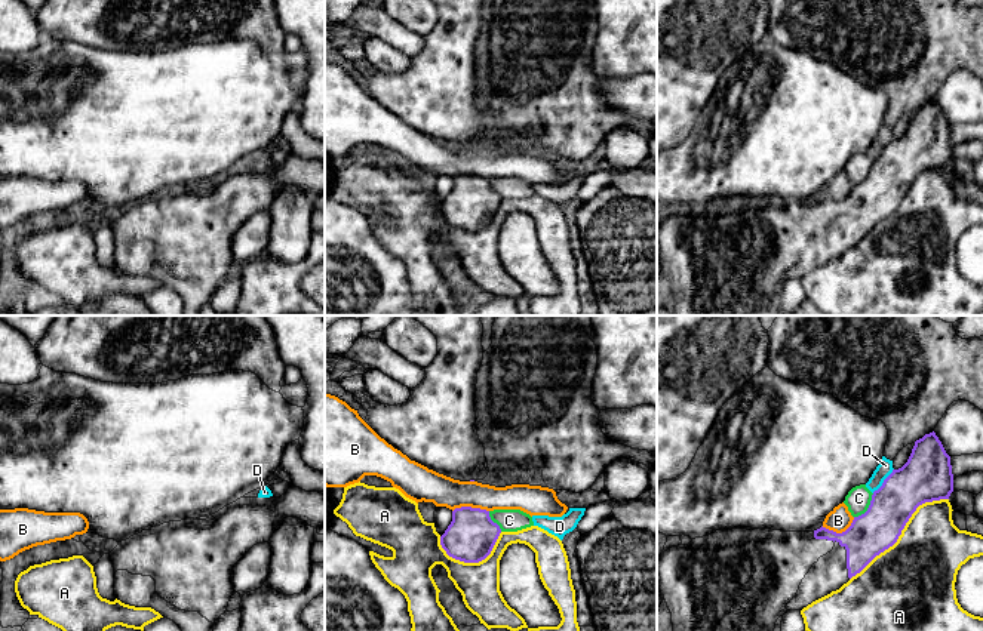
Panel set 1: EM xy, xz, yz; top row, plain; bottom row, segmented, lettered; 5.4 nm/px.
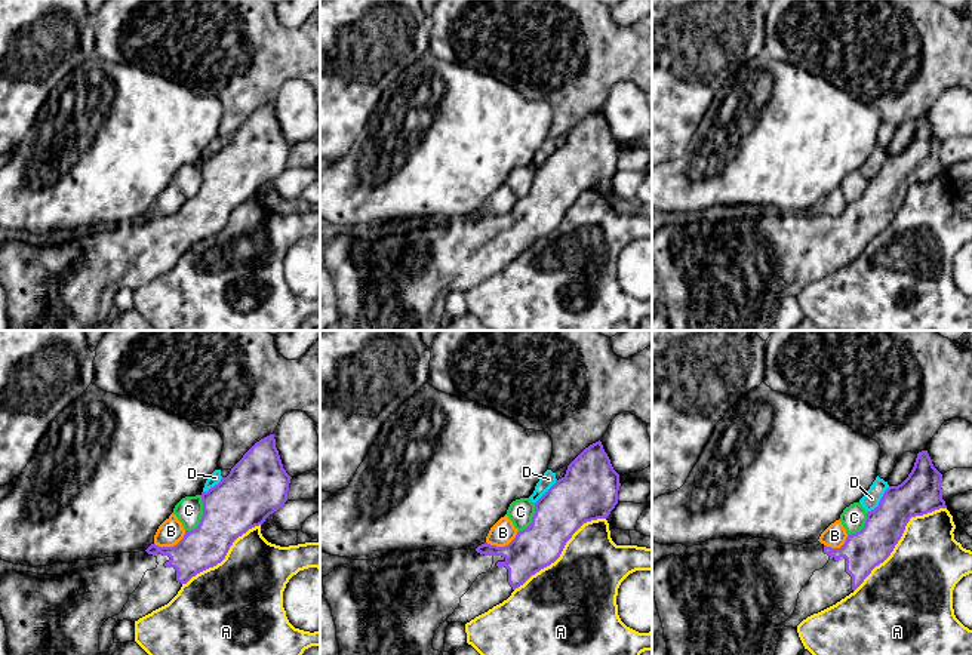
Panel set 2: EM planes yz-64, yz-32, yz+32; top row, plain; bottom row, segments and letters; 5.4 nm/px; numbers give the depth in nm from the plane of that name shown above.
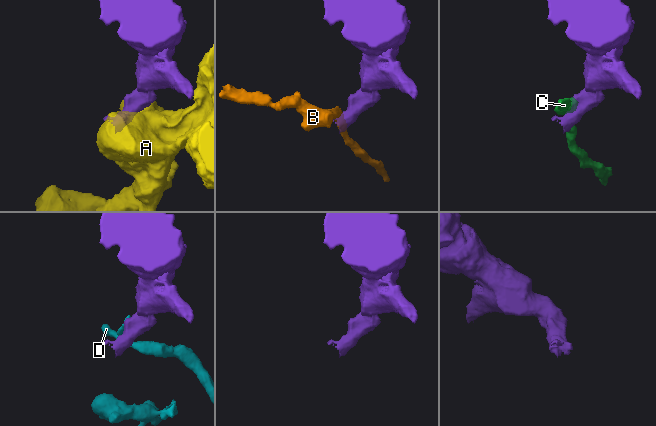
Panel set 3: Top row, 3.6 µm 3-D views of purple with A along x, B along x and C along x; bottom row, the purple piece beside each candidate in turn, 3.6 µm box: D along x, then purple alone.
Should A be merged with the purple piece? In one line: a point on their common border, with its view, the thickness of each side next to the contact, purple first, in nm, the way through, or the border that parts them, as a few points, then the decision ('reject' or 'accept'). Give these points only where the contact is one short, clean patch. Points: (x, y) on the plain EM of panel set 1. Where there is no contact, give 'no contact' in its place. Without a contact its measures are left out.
yz (900, 200) | 240/420 nm | reject

